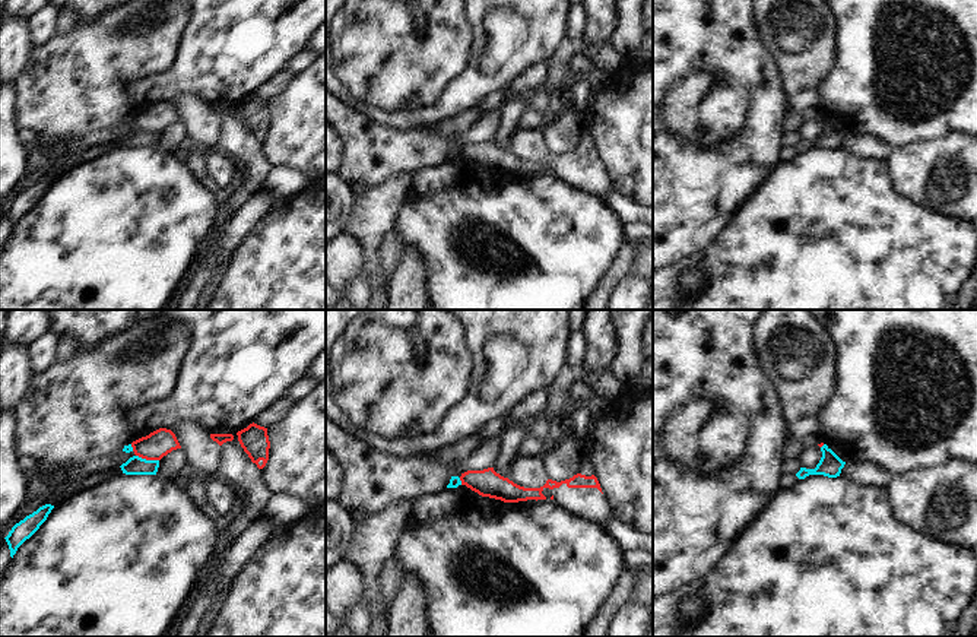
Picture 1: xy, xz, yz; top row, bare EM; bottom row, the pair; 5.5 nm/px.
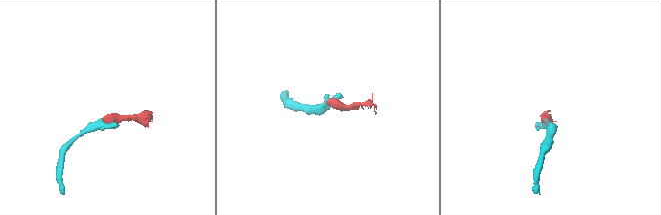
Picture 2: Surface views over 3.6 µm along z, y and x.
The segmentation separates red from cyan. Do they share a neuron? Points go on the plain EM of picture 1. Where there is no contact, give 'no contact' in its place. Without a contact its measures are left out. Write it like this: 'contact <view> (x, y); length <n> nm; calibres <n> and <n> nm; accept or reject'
contact xy (148, 132); length 130 nm; calibres 150 and 100 nm; reject

